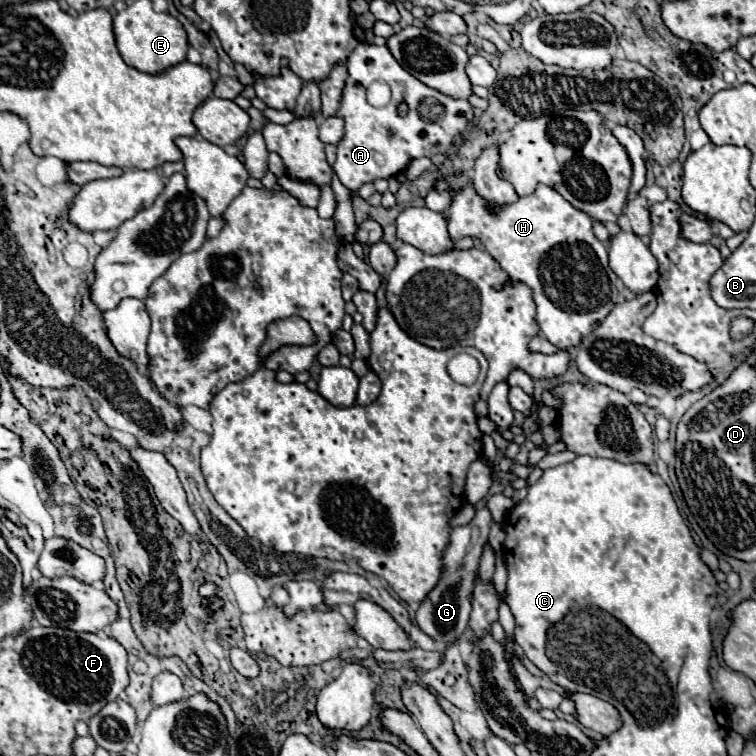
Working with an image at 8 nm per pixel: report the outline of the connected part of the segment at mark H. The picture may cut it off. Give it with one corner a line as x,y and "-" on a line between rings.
454,172
446,178
436,180
436,190
452,192
452,204
444,212
448,222
448,232
452,240
478,238
484,250
502,266
508,280
514,284
526,284
532,288
532,298
536,302
536,322
542,334
566,350
578,346
580,338
586,336
596,324
600,324
608,312
618,302
618,276
608,268
606,246
592,232
592,218
574,208
566,198
562,198
554,188
540,184
530,196
522,196
514,204
502,204
490,208
490,202
480,196
466,172

